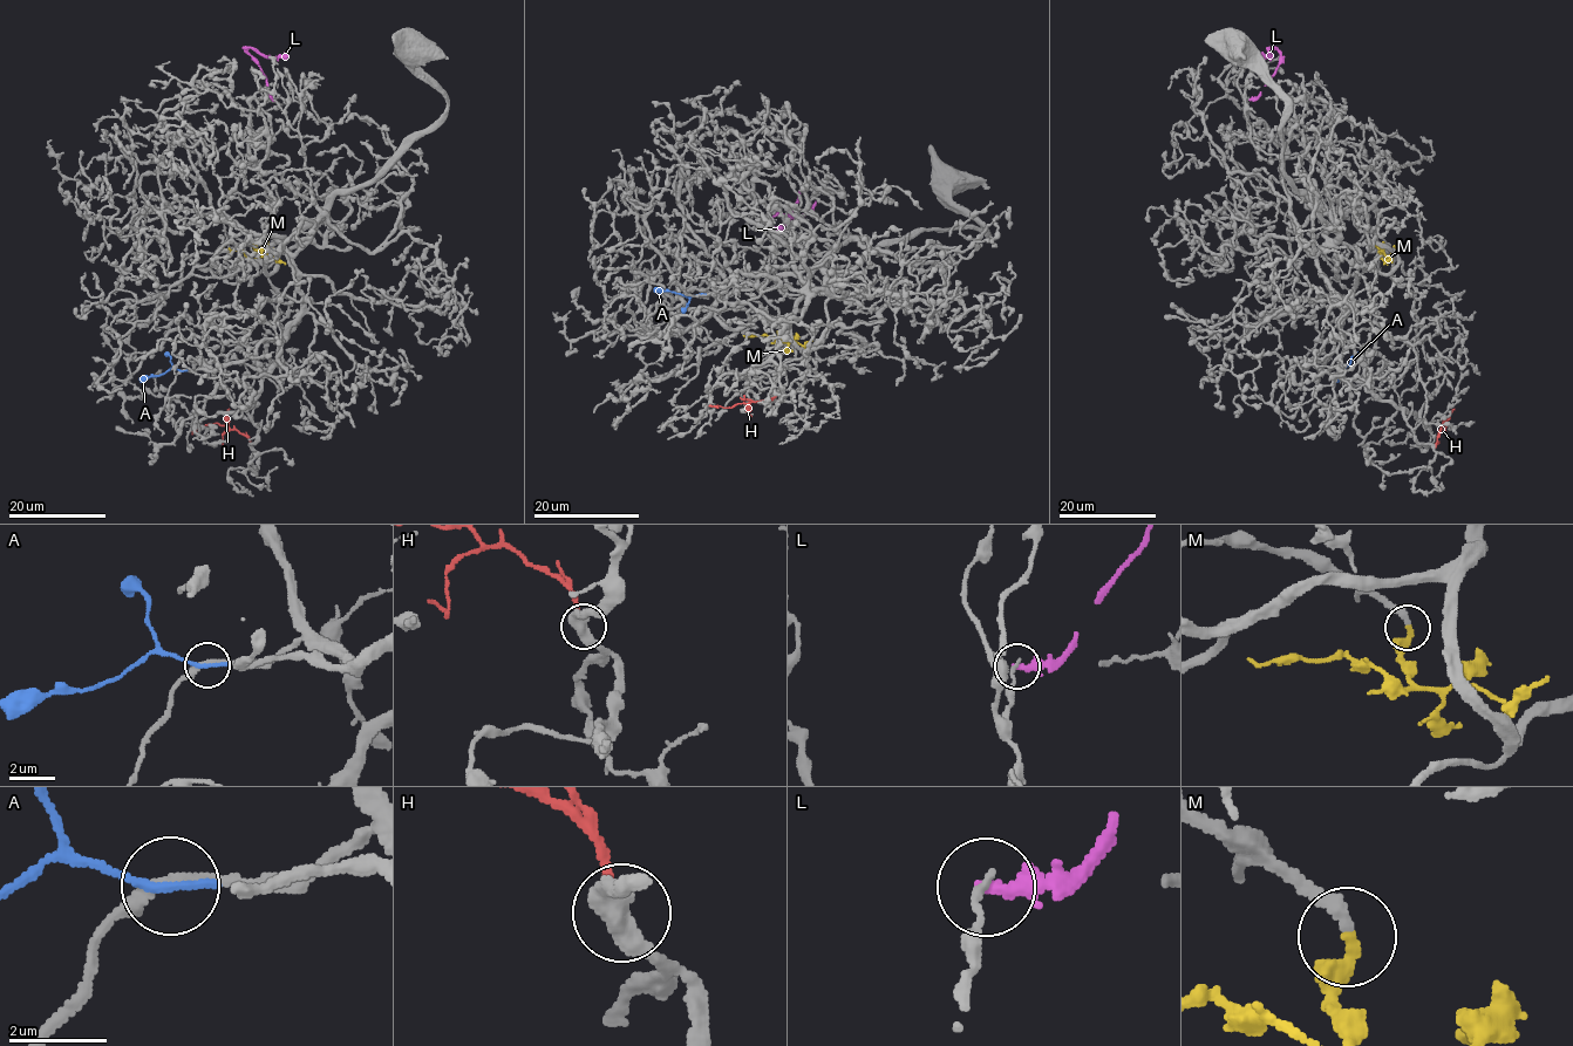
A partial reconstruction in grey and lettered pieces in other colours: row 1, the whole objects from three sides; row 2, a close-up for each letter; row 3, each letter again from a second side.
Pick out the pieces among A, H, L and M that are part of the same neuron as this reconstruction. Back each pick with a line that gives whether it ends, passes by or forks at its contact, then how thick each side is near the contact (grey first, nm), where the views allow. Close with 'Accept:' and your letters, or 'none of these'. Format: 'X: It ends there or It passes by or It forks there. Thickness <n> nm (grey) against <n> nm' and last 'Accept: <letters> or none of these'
M: It ends there. Thickness 240 nm (grey) against 320 nm
Accept: M

